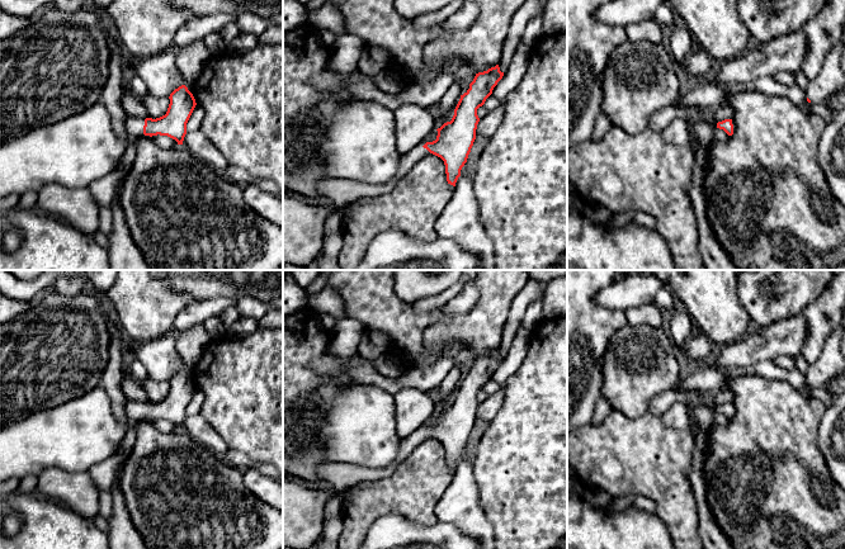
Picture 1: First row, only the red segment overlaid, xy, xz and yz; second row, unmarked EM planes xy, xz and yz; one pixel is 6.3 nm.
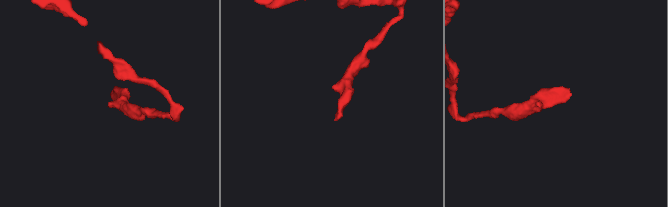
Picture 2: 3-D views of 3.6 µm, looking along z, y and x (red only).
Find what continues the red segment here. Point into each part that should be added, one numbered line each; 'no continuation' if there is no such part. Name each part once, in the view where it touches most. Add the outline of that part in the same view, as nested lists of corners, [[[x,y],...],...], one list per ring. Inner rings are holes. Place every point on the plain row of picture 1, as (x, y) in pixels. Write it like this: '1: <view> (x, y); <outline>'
1: xy (135, 410); [[[128,399],[126,403],[126,413],[129,422],[137,423],[143,418],[145,402]]]
2: yz (829, 373); [[[839,325],[829,335],[818,361],[804,373],[811,388],[827,389],[839,396],[845,392],[845,361],[839,349],[845,327]]]

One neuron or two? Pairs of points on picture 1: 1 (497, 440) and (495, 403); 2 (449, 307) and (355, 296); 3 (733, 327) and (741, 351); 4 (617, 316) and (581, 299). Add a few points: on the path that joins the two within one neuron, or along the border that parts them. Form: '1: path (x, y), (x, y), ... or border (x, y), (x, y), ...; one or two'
1: border (506, 387), (503, 406), (480, 440); two
2: path (426, 320), (397, 320), (378, 307); one
3: border (744, 335), (723, 345); two
4: path (608, 316), (598, 316), (590, 308); one

